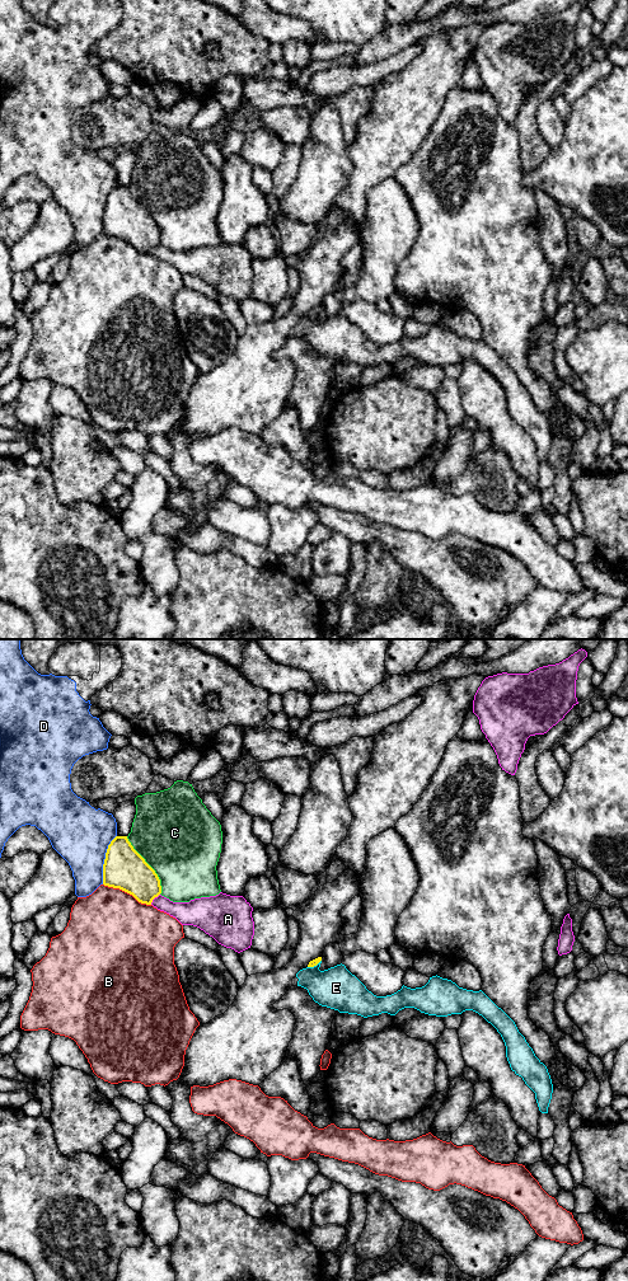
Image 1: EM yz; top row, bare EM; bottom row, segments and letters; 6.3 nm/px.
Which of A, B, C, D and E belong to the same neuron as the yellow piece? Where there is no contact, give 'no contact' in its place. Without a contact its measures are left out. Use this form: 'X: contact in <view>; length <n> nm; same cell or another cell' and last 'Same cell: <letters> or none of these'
A: contact in yz; length 90 nm; another cell
B: contact in yz; length 340 nm; another cell
C: contact in yz; length 420 nm; another cell
D: contact in yz; length 320 nm; another cell
E: contact in yz; length 100 nm; same cell
Same cell: E

